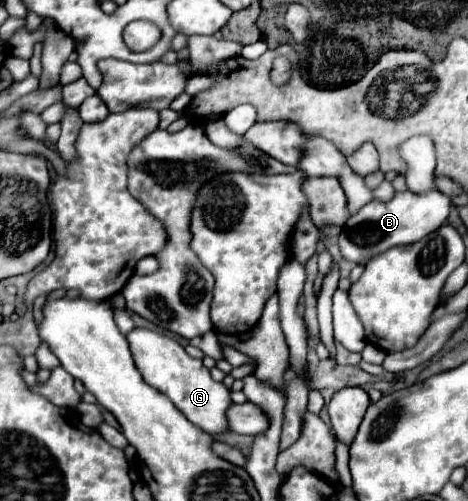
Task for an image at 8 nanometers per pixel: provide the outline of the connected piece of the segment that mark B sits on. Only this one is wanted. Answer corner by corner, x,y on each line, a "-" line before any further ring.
406,190
406,192
396,192
396,196
390,202
372,200
364,208
360,208
354,216
350,216
344,228
340,230
340,240
338,240
340,252
346,260
352,260
356,264
366,264
372,256
378,256
378,252
384,252
392,246
414,244
416,240
438,230
446,222
450,204
452,200
440,190
432,190
426,194
414,194

